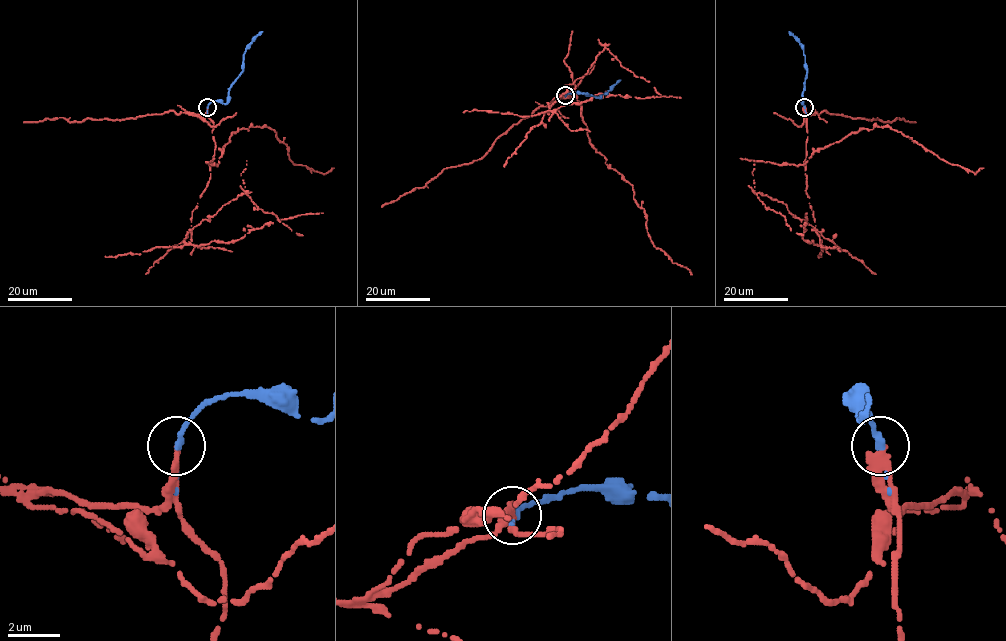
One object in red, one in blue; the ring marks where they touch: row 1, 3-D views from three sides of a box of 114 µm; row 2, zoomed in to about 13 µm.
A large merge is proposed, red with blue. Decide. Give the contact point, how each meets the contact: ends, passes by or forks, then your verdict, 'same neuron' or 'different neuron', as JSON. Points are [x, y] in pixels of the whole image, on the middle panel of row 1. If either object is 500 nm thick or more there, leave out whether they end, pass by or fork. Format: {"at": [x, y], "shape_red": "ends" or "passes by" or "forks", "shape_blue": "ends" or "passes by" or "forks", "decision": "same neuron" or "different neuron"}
{"at": [565, 95], "shape_red": "ends", "shape_blue": "ends", "decision": "different neuron"}

